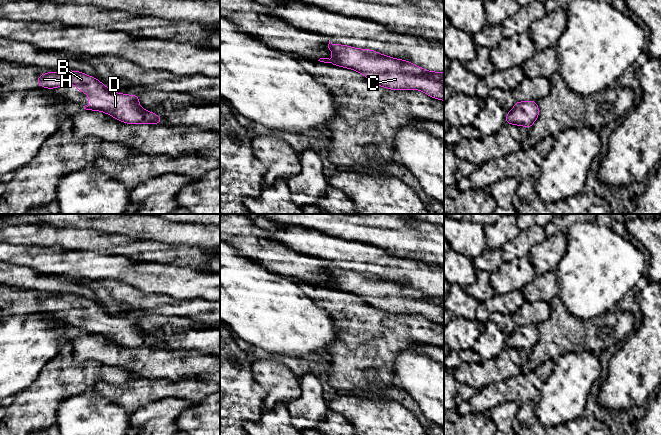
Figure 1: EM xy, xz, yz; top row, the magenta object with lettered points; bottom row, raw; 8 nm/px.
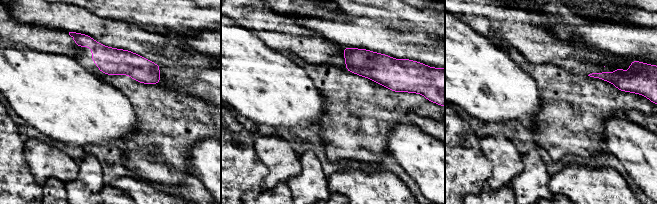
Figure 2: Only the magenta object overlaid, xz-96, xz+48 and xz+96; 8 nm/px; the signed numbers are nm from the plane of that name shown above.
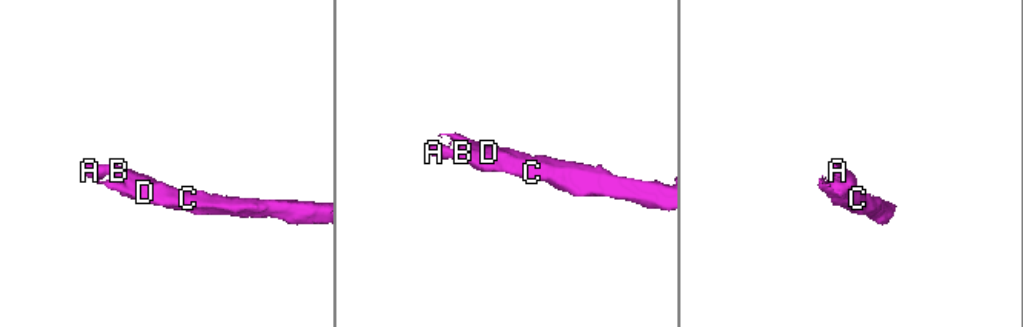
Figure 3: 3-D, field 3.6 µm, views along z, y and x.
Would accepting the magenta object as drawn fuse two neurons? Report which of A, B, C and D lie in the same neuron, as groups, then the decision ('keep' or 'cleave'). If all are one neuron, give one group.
A B C D; keep

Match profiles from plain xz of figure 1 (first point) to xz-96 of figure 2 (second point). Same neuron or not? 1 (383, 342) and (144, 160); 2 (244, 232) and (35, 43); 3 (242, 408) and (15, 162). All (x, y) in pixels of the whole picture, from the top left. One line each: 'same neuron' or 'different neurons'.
1: same neuron
2: same neuron
3: same neuron

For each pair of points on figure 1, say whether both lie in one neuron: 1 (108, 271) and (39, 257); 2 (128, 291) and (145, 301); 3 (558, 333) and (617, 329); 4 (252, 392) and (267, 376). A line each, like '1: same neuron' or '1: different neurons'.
1: same neuron
2: same neuron
3: same neuron
4: different neurons

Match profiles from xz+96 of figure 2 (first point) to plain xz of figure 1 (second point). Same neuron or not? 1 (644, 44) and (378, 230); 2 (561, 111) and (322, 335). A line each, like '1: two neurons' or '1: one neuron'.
1: two neurons
2: two neurons

